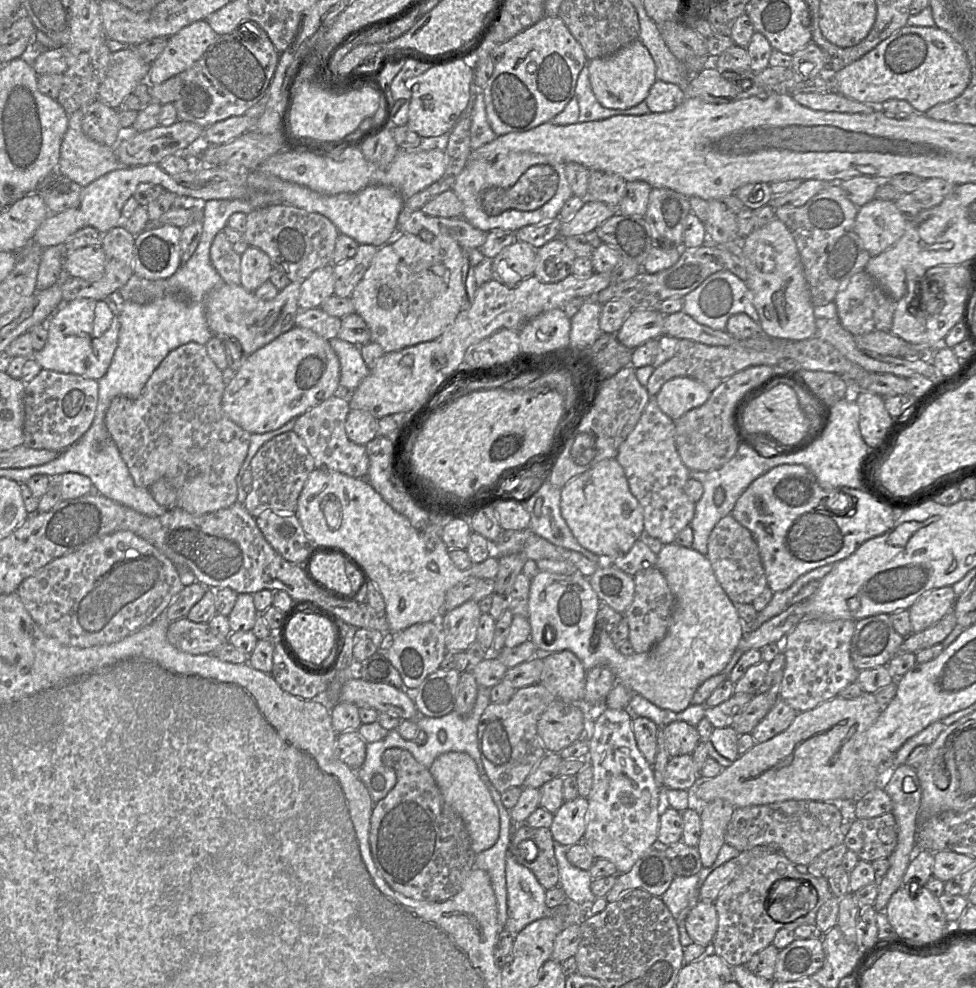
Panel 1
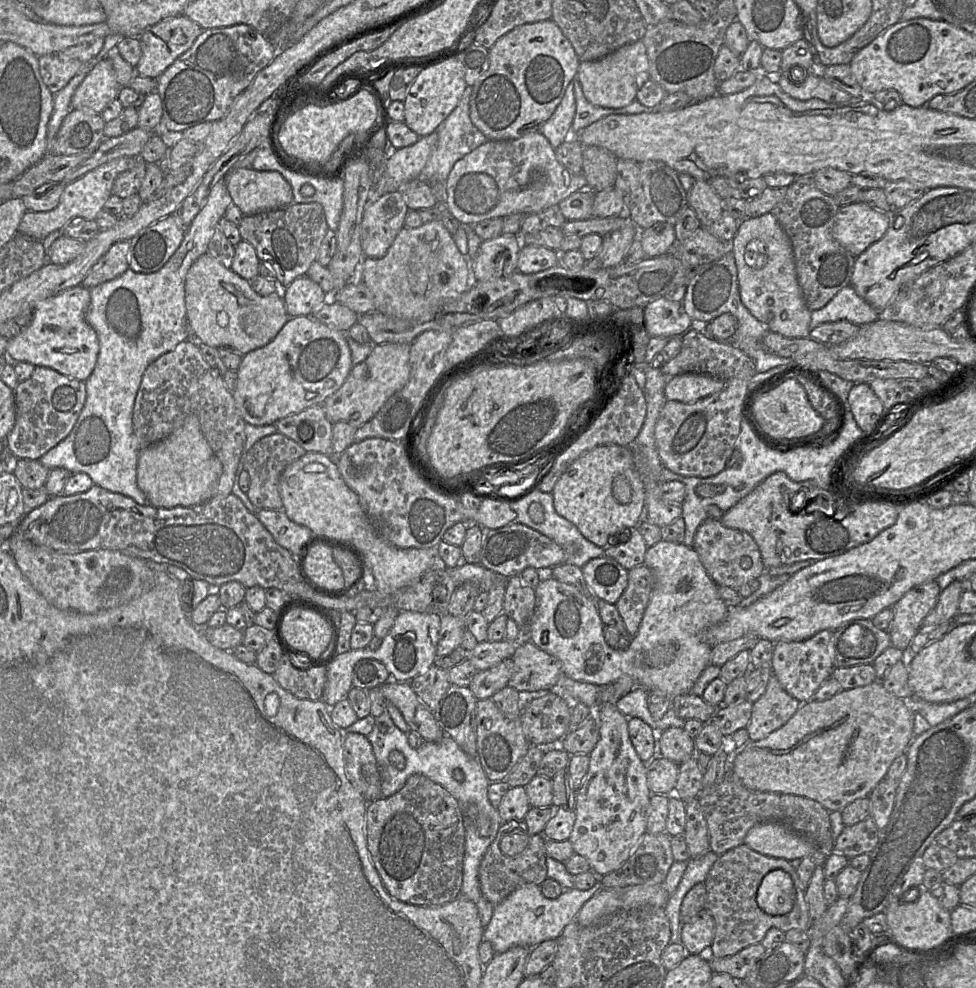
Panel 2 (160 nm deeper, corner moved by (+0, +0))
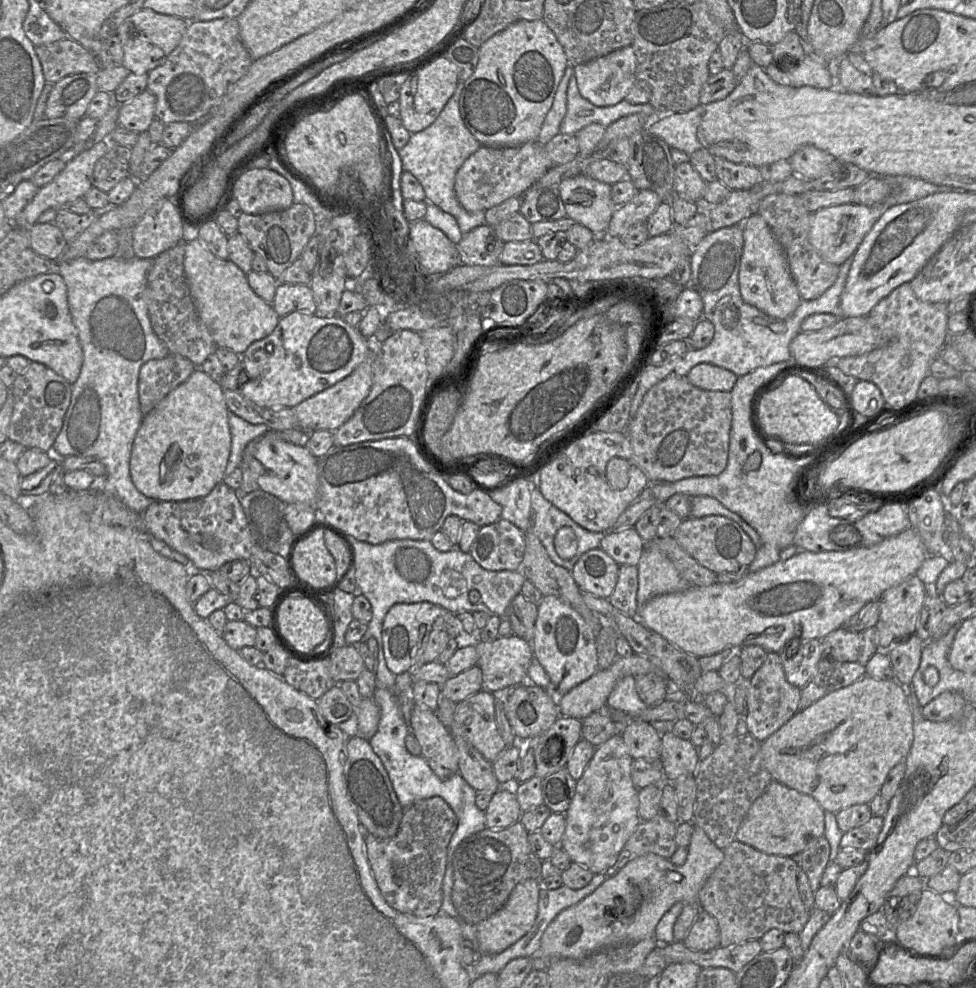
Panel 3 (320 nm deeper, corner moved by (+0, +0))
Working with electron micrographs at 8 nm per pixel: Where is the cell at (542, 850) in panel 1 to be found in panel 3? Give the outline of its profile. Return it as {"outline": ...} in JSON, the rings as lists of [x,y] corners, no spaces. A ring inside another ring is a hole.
{"outline":[[[518,821],[504,829],[485,828],[464,839],[453,854],[453,887],[451,899],[457,918],[464,923],[477,925],[497,912],[508,900],[514,887],[529,879],[540,880],[542,860],[532,851],[528,832]]]}

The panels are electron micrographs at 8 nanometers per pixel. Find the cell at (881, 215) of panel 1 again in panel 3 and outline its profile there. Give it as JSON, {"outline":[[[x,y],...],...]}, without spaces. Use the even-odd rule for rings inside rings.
{"outline":[[[845,203],[819,209],[812,213],[809,241],[823,260],[842,265],[853,255],[883,212],[866,205]]]}

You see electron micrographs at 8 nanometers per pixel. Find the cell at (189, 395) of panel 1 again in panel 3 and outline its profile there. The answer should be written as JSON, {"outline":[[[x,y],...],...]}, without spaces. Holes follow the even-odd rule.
{"outline":[[[168,354],[165,358],[144,363],[138,379],[139,404],[143,416],[185,382],[195,370],[196,366],[189,359],[177,354]]]}

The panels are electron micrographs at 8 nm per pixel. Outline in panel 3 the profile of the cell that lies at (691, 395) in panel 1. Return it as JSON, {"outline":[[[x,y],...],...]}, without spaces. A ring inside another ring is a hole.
{"outline":[[[699,363],[690,369],[686,378],[693,386],[702,390],[730,392],[738,376],[725,368]]]}

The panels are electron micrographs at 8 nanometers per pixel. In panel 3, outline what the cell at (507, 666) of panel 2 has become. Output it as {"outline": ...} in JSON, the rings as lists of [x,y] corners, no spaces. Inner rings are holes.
{"outline":[[[474,665],[471,668],[449,678],[441,685],[441,698],[458,703],[481,691],[482,672]]]}

